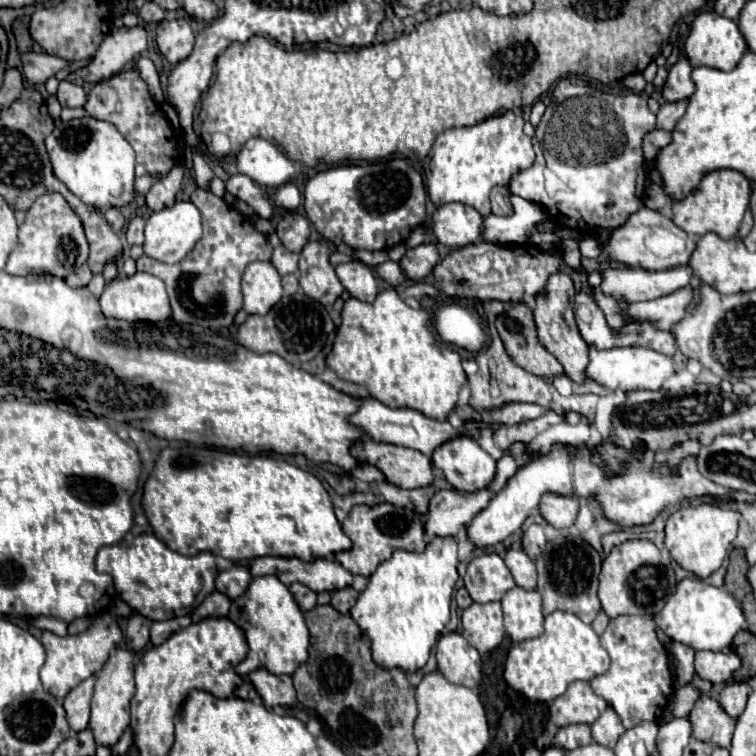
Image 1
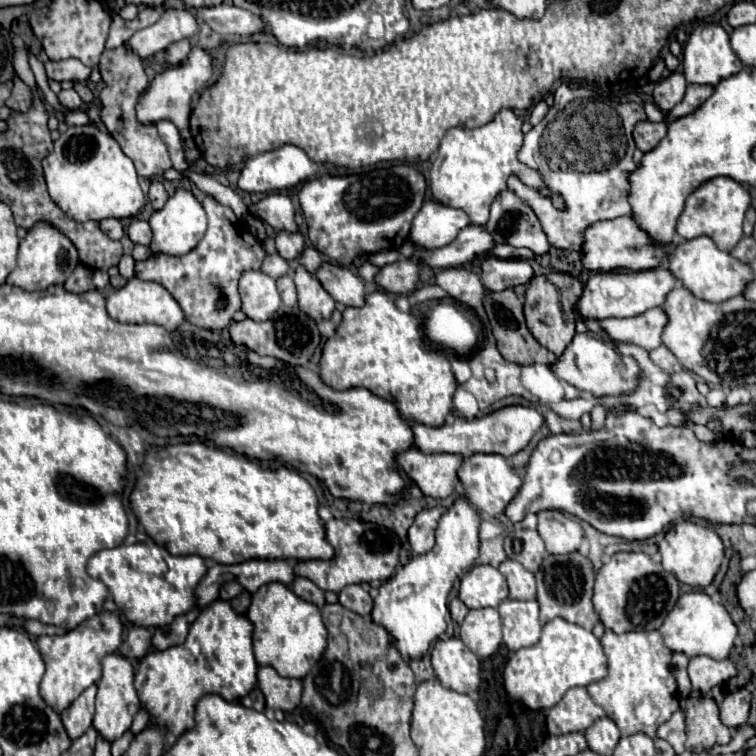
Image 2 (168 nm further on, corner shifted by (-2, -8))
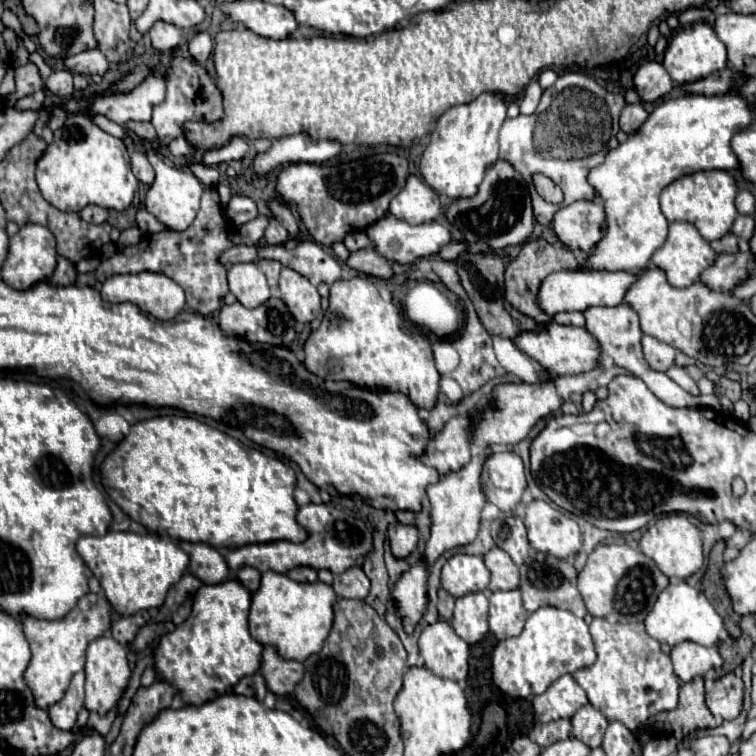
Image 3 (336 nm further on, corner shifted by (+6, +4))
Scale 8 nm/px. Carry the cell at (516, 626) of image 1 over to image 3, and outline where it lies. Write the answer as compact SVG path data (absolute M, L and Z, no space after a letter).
M520 590L490 594L490 632L498 638L518 636L524 628L528 612L522 606Z

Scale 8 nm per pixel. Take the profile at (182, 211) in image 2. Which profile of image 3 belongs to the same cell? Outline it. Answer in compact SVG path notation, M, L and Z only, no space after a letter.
M146 150L146 156L150 158L154 170L156 170L156 178L150 184L150 190L146 194L146 210L152 212L162 224L166 224L170 230L178 230L182 232L184 228L188 228L188 224L192 224L192 220L196 218L196 212L200 208L200 196L202 196L202 184L200 180L192 174L192 172L182 172L174 166L168 166L162 162L162 158L154 152L154 150Z

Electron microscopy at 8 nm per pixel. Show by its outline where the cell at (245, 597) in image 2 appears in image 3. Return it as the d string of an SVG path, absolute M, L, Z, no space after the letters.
M240 568L236 578L250 590L256 592L260 588L260 572L256 568Z

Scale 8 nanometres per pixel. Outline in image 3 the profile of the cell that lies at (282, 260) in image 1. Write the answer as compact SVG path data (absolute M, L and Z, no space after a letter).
M244 244L232 246L232 248L224 250L218 260L226 268L230 268L232 264L238 264L238 262L254 262L256 260L256 248L254 246L244 246Z

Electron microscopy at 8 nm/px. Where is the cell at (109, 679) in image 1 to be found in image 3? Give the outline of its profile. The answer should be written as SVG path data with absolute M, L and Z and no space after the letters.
M100 636L86 648L86 702L84 706L90 712L106 714L112 706L118 704L124 686L128 684L130 668L126 658L126 648L120 646L112 636Z

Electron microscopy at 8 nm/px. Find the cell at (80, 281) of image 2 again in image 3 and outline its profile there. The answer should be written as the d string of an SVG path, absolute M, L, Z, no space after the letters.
M58 256L58 266L50 278L52 284L62 284L62 286L68 286L68 284L74 284L76 280L76 268L70 260L64 260L62 256Z

